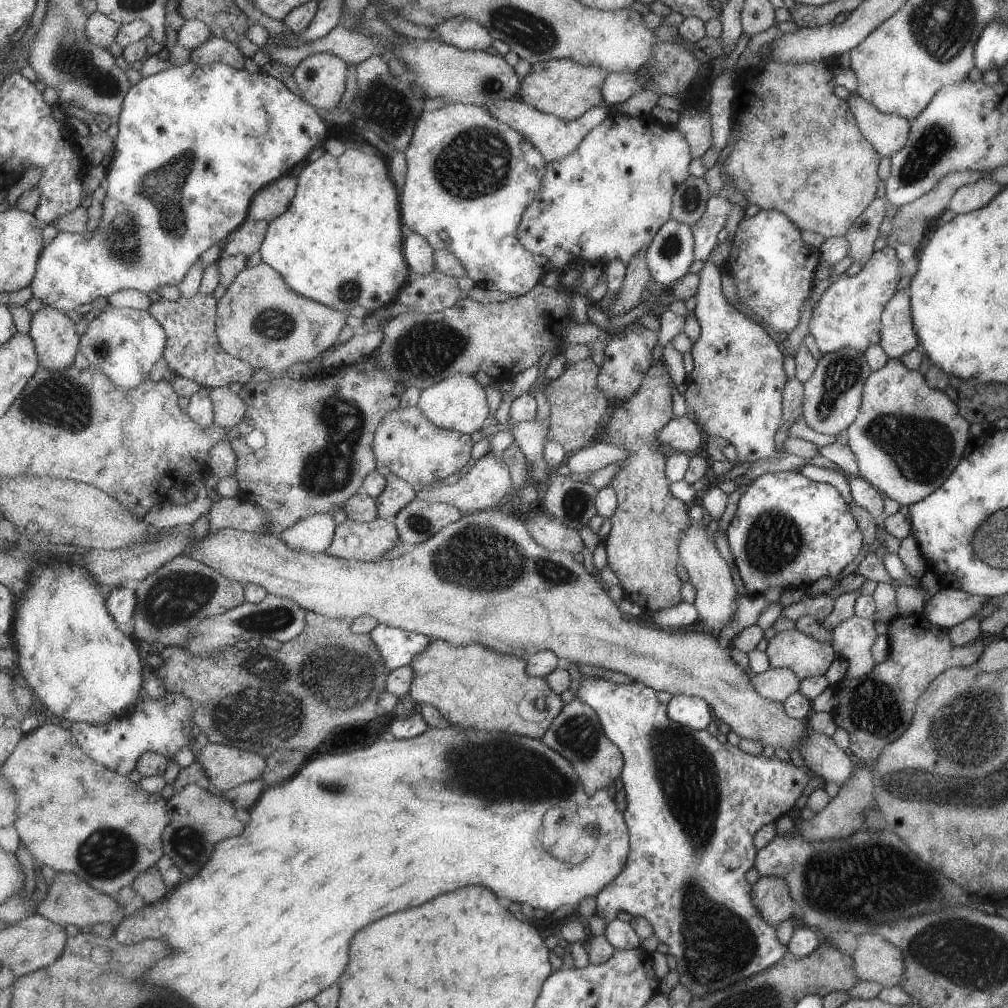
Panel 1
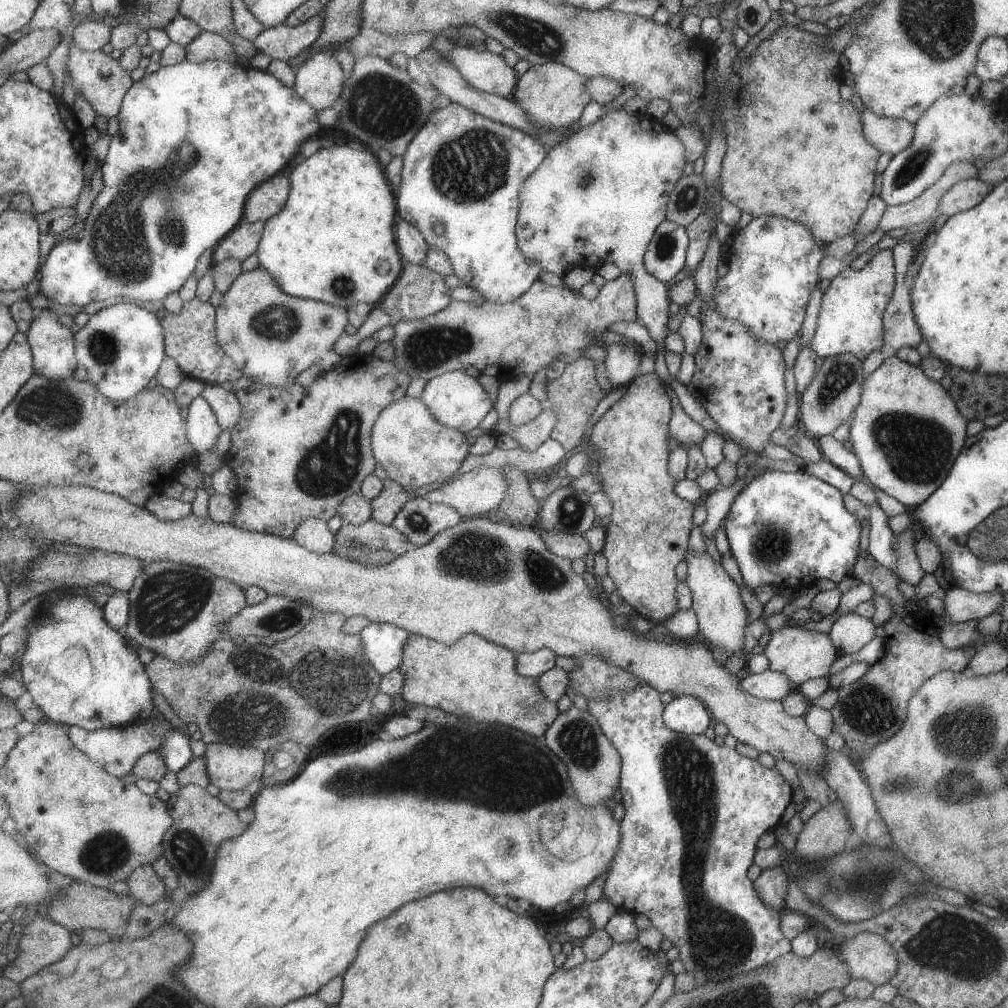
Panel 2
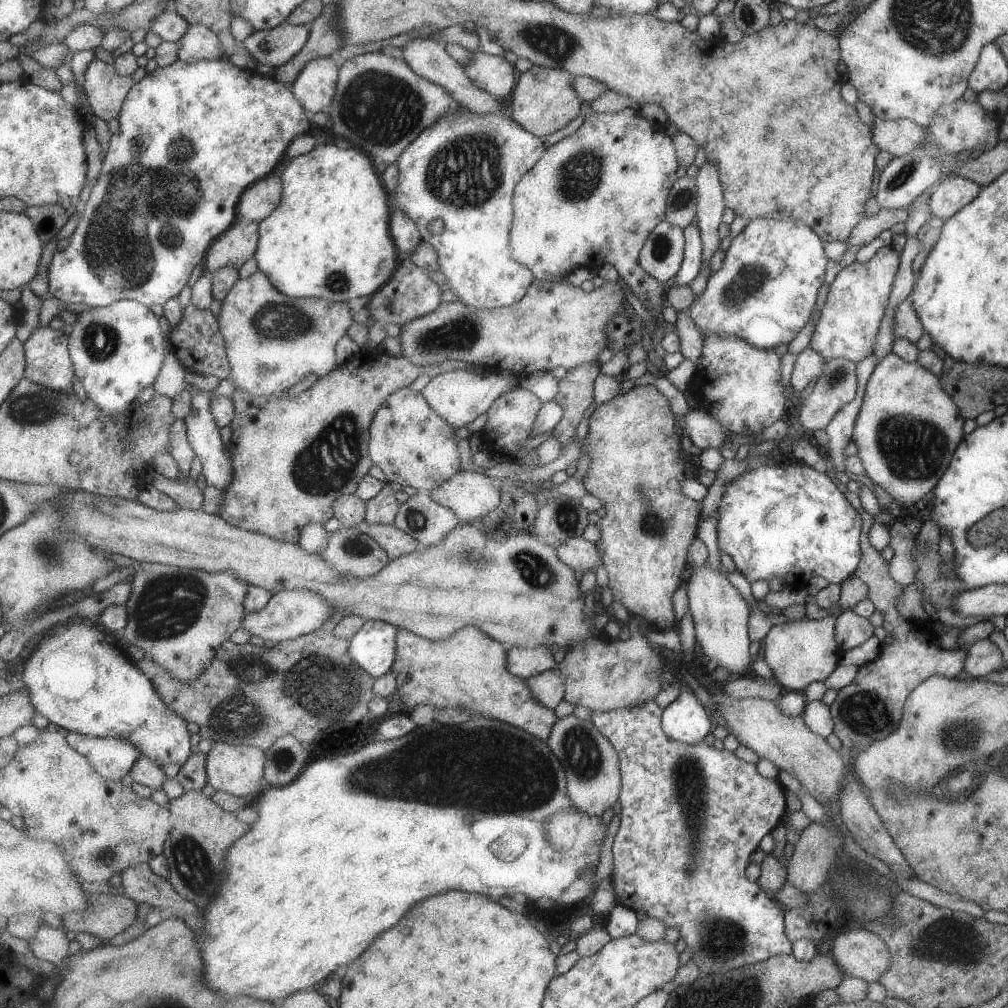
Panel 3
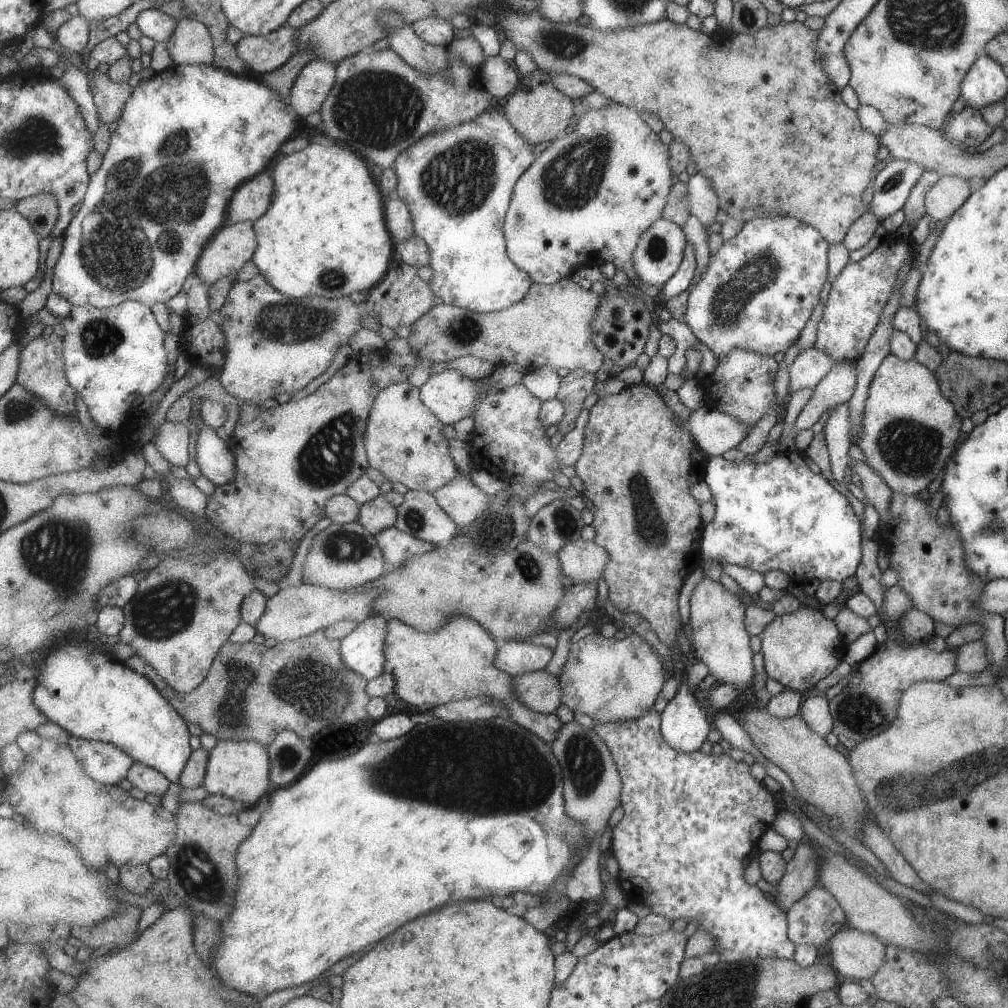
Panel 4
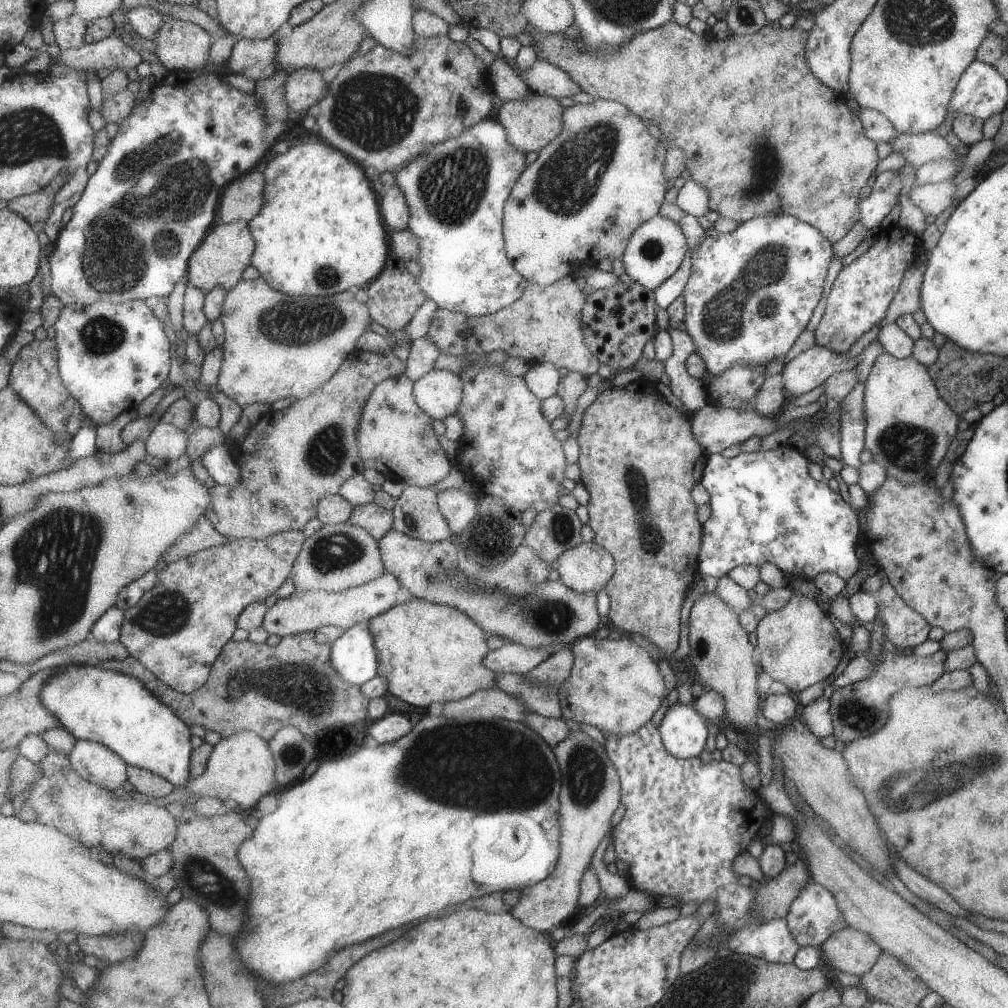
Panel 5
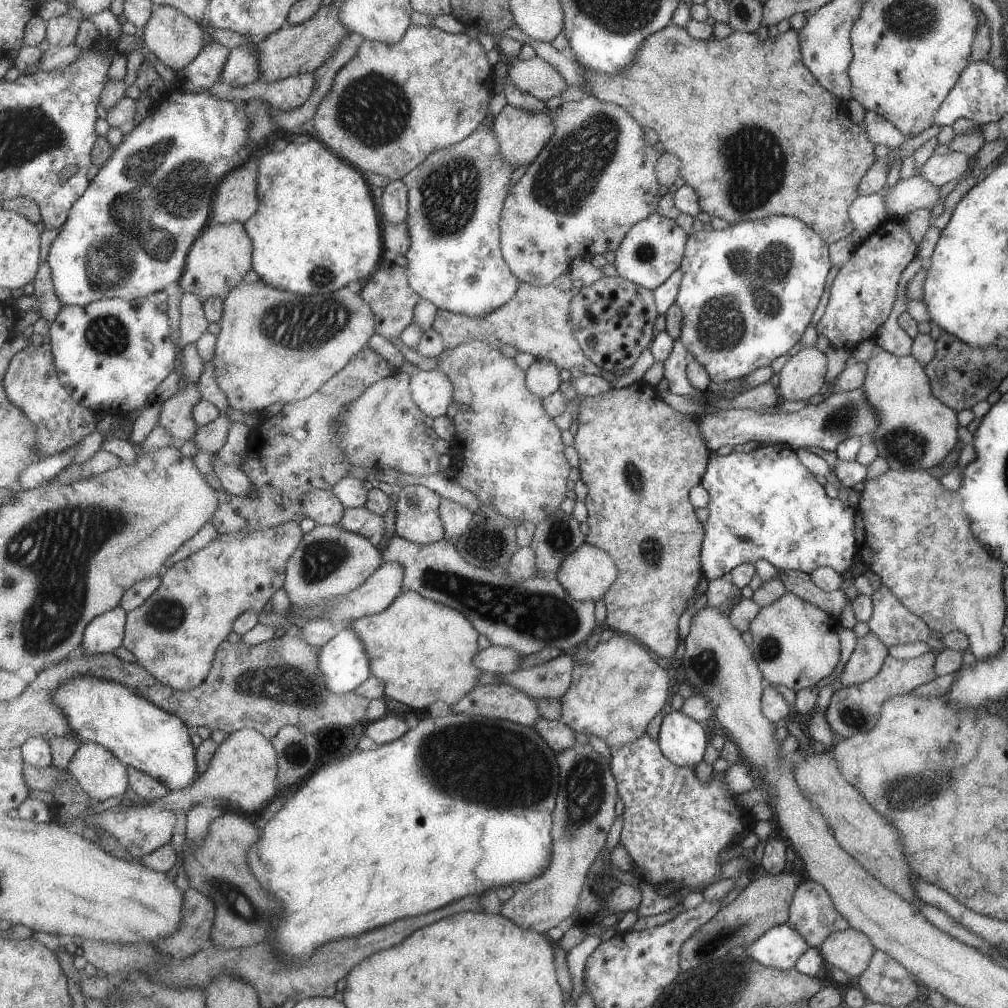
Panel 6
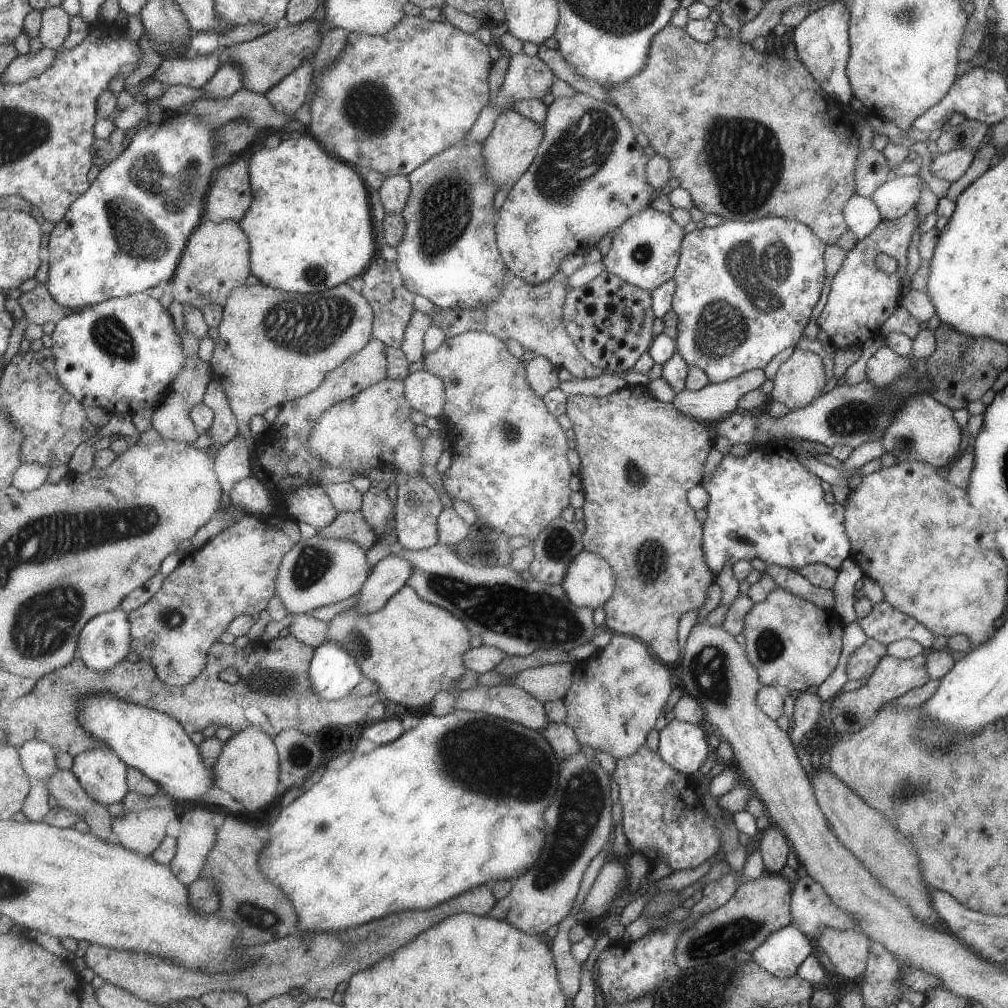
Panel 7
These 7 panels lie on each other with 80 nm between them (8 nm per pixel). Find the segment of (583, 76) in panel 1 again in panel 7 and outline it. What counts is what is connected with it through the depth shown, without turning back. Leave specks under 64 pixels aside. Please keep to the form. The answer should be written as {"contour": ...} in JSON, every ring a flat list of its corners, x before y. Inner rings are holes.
{"contour":[[510,107,499,115,495,128,484,144,484,157,490,177,498,182,498,187,514,184,525,174,532,160,536,156,537,147,540,146,545,135,544,126,537,121,529,120,520,112]]}

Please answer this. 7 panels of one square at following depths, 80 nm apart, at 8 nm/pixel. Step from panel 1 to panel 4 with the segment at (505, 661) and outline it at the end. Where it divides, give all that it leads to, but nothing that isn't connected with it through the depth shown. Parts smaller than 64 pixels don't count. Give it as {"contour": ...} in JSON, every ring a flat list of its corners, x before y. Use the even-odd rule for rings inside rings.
{"contour":[[451,613,437,629,429,632,421,631,413,625,408,625,401,619,389,619,387,623,387,638,384,644,386,656,385,672,396,676,396,687,394,692,403,701,413,706,426,705,432,709,451,701,462,701,475,697,494,697,496,701,508,707,509,719,524,726,530,733,540,737,548,743,556,738,562,723,557,719,555,713,541,714,531,710,524,702,521,702,514,691,513,677,497,668,494,663,499,652,499,646,492,634,479,621,459,613]]}

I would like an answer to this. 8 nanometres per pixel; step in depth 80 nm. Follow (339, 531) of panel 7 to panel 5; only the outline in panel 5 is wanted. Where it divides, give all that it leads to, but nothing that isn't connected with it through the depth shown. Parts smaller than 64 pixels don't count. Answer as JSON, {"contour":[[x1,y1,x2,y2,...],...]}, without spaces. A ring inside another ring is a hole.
{"contour":[[373,501,357,505,347,523,368,530,379,542,394,528,394,522,394,511]]}

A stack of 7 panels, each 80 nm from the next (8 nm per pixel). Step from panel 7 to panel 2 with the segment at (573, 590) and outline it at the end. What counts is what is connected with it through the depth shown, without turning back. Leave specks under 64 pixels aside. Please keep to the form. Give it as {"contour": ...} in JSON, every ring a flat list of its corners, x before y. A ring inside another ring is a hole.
{"contour":[[538,525,534,526,534,530,543,538,545,546,558,557,573,560,573,558,585,556,585,553,589,550,587,539,582,535,541,529]]}

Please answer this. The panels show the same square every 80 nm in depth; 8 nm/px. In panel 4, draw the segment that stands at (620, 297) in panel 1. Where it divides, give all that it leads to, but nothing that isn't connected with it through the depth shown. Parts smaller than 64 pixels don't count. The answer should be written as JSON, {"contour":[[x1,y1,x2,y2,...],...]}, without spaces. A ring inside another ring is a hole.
{"contour":[[569,277,559,279,548,285,532,283,523,300,509,308,492,313,478,313,449,303,435,305,412,326,412,333,407,342,411,353,416,357,427,358,433,363,453,360,459,356,476,356,499,365,515,363,526,371,539,367,551,367,567,370,583,369,586,373,596,373,602,364,602,354,593,346,590,337,590,324,594,319,602,296,582,289]]}

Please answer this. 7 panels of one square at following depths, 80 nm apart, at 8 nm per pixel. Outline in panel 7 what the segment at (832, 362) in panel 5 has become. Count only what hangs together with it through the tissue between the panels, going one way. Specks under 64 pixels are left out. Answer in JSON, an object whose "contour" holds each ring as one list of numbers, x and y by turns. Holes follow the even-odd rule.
{"contour":[[794,350,773,376,768,402,781,402,792,411,821,396,826,375,821,359,816,353]]}

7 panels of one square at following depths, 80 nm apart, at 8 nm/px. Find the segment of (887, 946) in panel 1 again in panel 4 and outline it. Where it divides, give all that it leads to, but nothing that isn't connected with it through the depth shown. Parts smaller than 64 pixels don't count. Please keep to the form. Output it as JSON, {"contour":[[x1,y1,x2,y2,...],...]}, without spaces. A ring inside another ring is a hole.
{"contour":[[847,925,830,936,823,947,823,951,831,956,832,968,841,976,854,980,870,979,884,963,884,950,884,942,873,933,861,932]]}

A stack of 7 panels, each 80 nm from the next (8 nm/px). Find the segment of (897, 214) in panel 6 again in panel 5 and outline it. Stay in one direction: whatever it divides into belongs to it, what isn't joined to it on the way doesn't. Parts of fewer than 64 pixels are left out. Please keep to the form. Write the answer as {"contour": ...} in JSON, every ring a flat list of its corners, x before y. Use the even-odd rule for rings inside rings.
{"contour":[[945,179,938,183,913,185,908,195,910,201,926,215,931,214,936,217,954,202,958,186,953,184,952,179]]}

